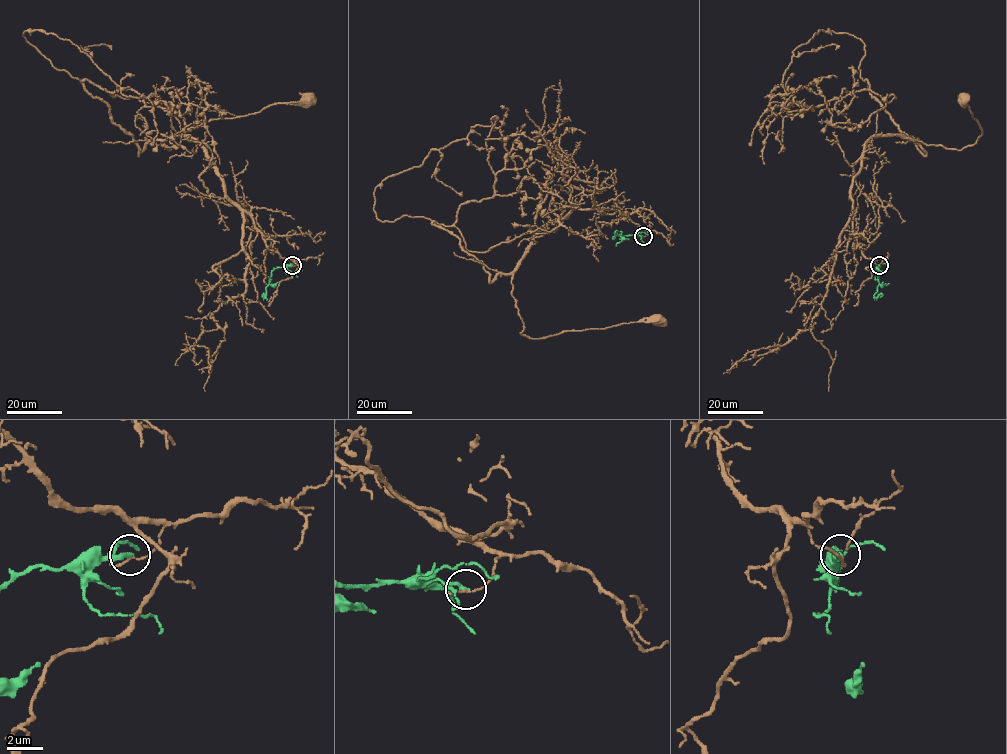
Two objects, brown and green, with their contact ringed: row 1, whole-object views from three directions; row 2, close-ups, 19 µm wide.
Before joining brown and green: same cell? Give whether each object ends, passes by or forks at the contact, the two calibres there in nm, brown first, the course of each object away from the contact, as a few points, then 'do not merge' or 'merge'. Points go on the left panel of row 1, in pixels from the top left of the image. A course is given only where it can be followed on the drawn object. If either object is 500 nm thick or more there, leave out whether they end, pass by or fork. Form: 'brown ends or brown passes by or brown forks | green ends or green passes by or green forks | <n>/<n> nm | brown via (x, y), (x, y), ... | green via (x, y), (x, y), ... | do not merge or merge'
brown ends | green ends | 130/240 nm | brown via (292, 265), (226, 195), (191, 137), (161, 143), (169, 149), (172, 138), (216, 119), (307, 99) | green via (292, 265), (272, 271), (266, 296), (262, 297) | do not merge

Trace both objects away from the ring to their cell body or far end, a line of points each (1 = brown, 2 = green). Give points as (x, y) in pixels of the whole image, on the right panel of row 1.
1: (880, 265), (853, 235), (851, 187), (864, 145), (902, 135), (952, 149), (974, 144), (981, 129), (963, 99)
2: (880, 265), (879, 285), (874, 296), (880, 294), (880, 297)

